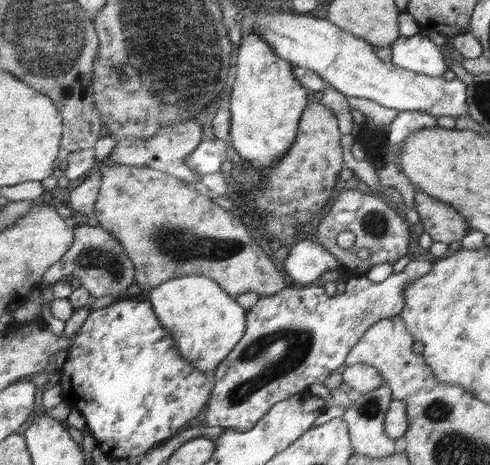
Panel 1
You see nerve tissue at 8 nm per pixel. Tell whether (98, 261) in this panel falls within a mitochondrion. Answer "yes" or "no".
yes

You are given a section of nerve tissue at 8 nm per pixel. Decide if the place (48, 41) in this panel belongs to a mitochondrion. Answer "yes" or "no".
yes

